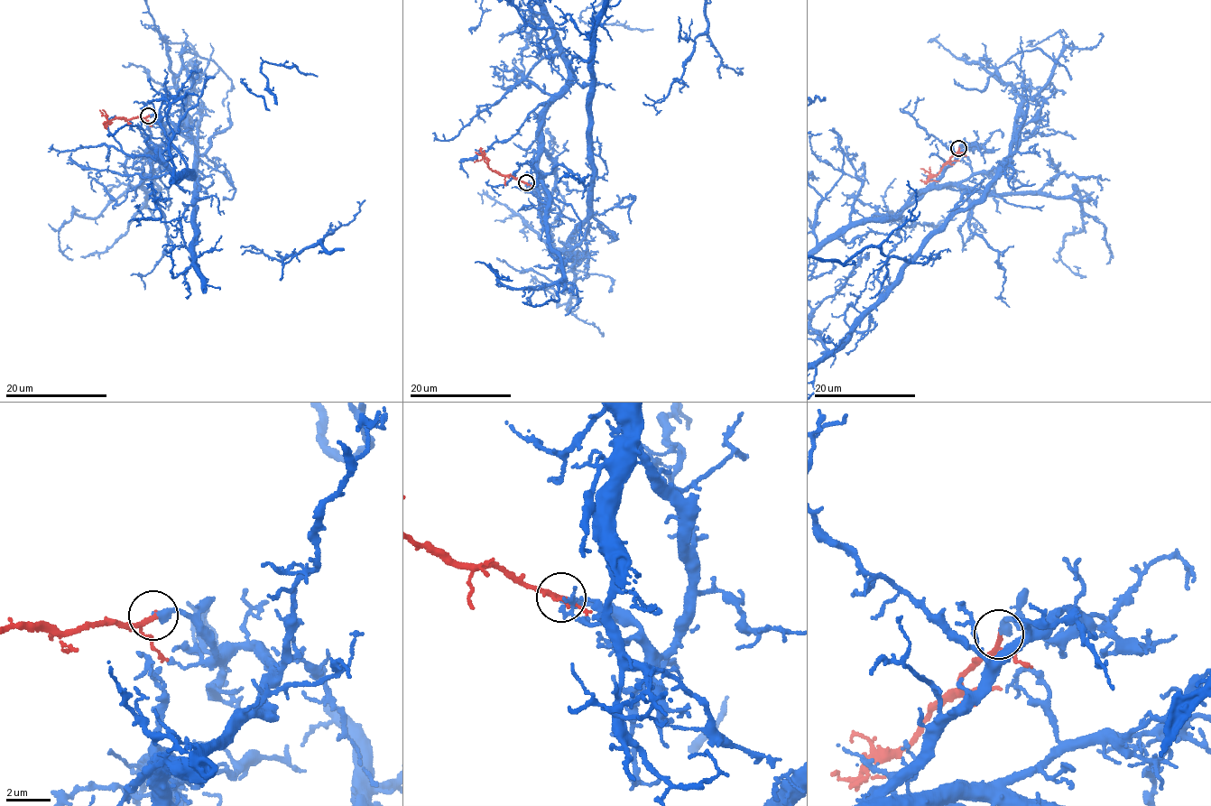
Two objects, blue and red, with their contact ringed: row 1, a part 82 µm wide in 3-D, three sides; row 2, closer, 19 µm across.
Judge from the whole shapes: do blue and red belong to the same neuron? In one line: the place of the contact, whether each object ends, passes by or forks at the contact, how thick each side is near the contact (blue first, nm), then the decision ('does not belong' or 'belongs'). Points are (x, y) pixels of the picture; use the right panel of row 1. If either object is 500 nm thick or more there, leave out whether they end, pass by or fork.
at (958, 148); blue ends there; red passes by; 400 nm thick on the blue side, 180 nm on the other; belongs

